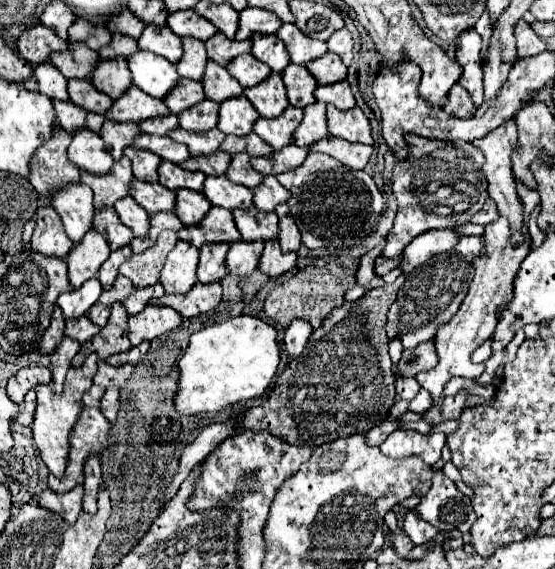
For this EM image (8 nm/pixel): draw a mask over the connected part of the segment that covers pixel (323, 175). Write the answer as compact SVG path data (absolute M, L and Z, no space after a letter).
M309 153L303 165L277 175L277 179L291 191L287 205L309 249L347 249L363 241L377 227L379 215L385 209L385 199L371 175L347 169L323 153Z

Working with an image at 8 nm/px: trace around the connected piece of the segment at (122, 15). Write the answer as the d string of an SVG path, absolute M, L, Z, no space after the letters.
M123 7L115 17L111 17L111 23L109 23L111 31L121 31L133 39L139 37L143 27L145 27L145 23L129 7Z

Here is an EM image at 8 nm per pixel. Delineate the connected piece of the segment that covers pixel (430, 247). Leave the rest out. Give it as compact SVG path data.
M435 229L431 233L415 237L415 241L411 241L411 245L407 245L407 249L403 251L403 261L399 265L403 269L403 275L411 273L431 257L449 251L457 243L457 239L459 235L455 229Z

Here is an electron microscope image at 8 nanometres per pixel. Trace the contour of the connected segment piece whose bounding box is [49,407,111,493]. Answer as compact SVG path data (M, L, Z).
M85 407L79 413L79 419L69 435L71 449L67 457L65 475L61 479L49 475L49 489L53 489L55 493L67 493L75 485L83 483L83 461L91 451L93 453L105 451L109 439L109 427L111 423L103 417L99 407Z

